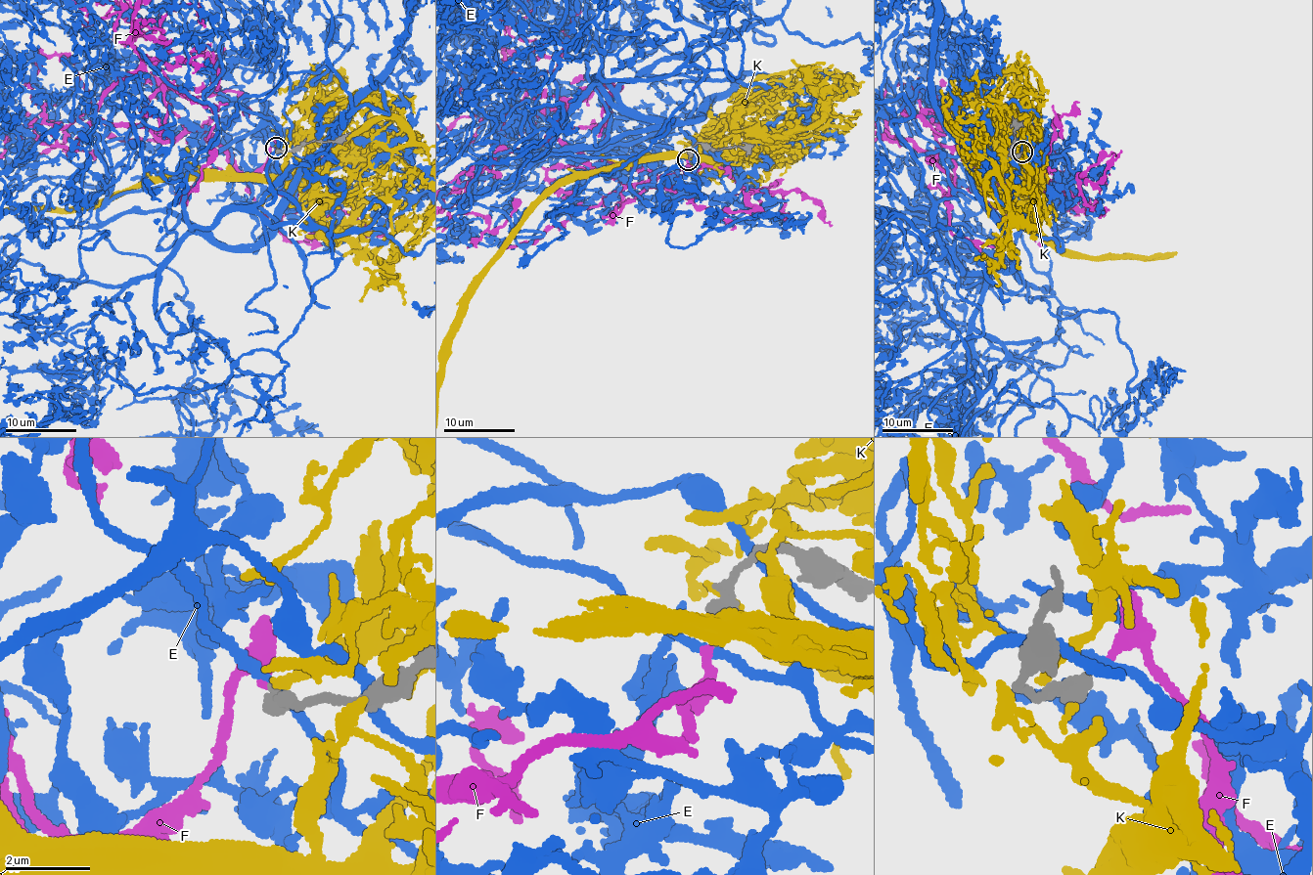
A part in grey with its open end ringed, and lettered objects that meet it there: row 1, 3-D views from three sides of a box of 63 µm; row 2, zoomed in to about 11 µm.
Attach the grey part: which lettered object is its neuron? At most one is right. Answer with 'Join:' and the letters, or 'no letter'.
Join: F

